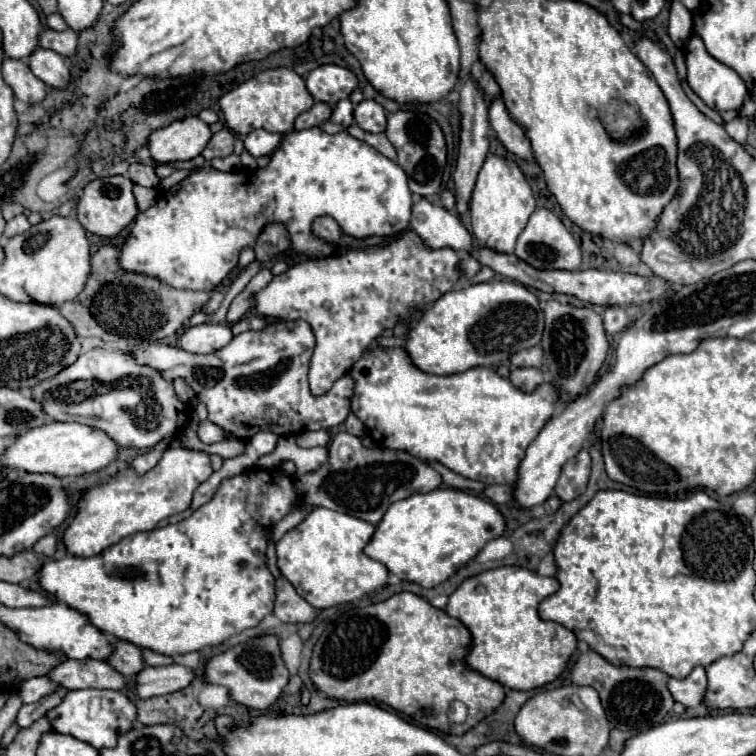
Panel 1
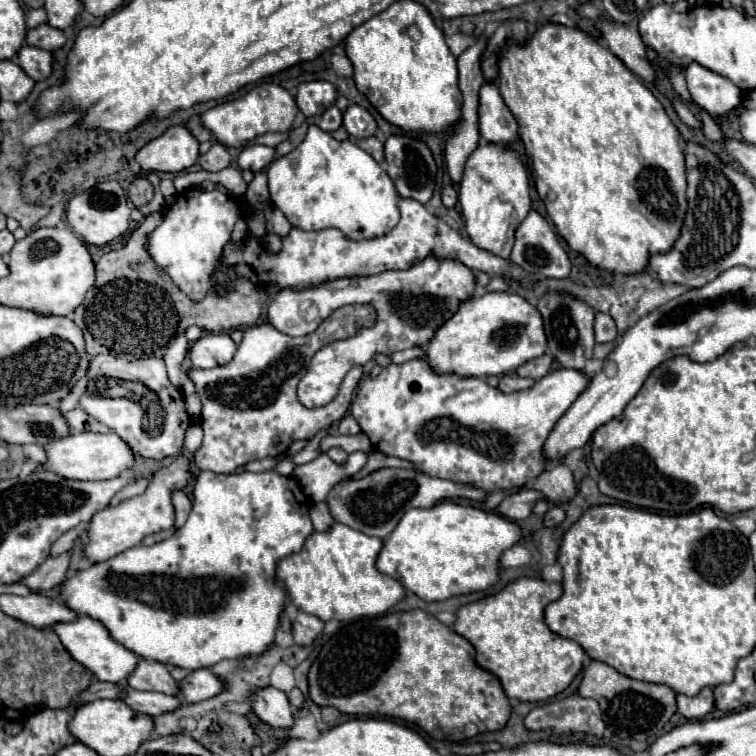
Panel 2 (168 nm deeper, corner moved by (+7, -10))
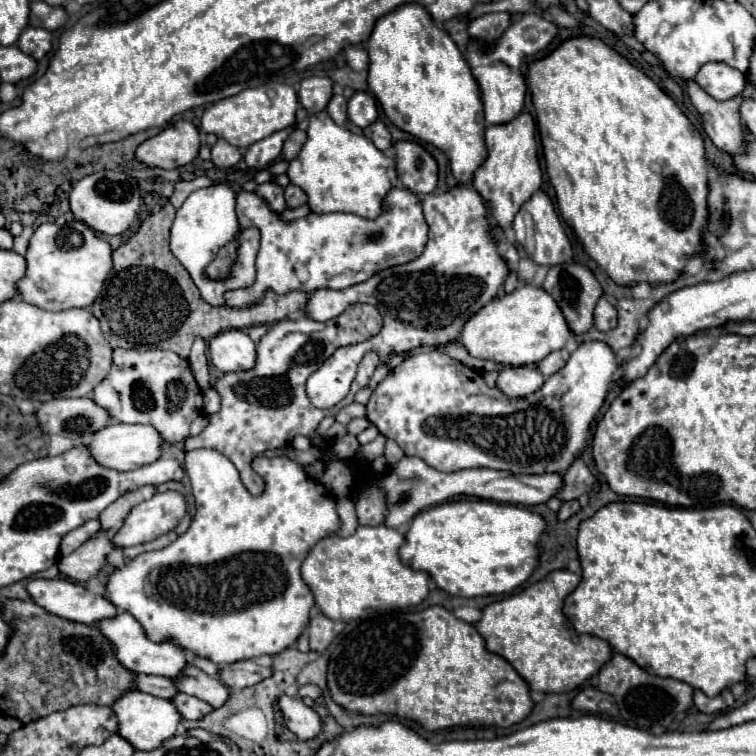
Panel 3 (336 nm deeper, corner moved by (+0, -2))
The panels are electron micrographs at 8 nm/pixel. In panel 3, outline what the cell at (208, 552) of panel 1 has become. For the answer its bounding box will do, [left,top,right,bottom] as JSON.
[105,450,339,666]

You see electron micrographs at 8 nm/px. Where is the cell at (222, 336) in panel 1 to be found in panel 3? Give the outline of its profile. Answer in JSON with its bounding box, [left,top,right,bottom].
[209,330,255,372]

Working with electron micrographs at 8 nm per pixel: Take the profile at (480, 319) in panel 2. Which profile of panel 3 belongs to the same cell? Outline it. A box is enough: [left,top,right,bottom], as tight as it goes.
[459,284,571,366]

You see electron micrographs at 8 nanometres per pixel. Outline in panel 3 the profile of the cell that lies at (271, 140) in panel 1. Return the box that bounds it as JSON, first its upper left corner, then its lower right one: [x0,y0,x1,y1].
[245,130,289,170]

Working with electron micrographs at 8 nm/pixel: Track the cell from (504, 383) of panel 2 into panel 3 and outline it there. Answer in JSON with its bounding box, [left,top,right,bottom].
[497,366,545,398]

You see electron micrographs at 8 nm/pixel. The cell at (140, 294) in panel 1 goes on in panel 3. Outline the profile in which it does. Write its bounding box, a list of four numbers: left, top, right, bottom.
[89,202,307,358]

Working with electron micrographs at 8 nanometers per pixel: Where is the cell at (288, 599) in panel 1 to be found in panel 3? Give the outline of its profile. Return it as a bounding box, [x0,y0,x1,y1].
[309,614,345,652]

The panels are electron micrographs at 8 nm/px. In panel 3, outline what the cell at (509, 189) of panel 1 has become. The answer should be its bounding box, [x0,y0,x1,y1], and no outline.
[473,112,541,230]

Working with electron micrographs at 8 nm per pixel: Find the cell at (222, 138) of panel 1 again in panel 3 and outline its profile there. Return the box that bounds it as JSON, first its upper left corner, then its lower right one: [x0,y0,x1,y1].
[211,138,241,170]

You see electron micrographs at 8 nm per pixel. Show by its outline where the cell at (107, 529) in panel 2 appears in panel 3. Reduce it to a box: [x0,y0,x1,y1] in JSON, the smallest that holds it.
[113,492,185,548]

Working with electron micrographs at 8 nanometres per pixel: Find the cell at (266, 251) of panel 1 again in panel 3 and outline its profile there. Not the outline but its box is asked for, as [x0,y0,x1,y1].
[285,186,307,208]

